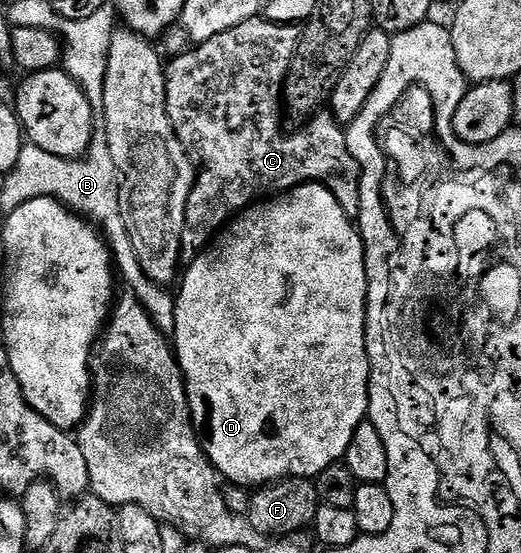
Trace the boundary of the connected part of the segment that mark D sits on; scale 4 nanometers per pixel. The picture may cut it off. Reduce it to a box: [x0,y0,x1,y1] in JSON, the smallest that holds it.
[171,183,389,487]

